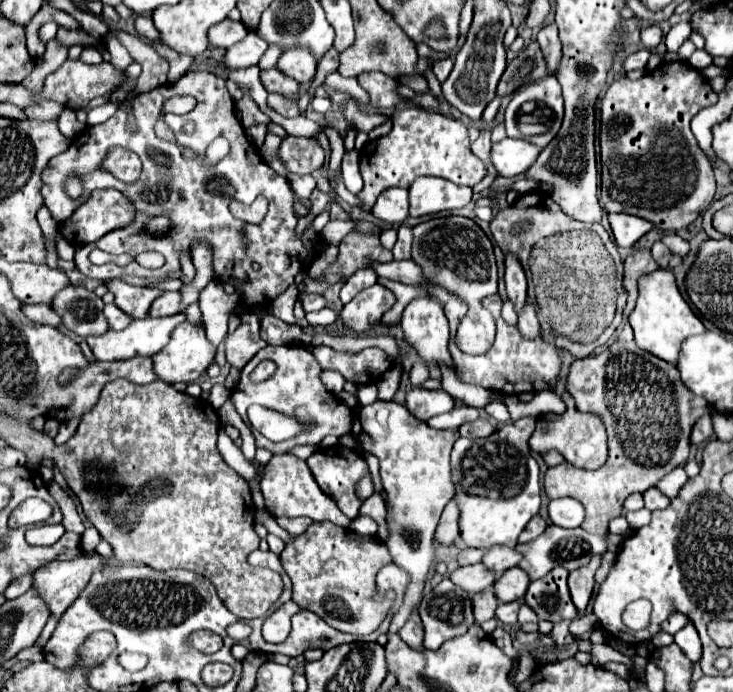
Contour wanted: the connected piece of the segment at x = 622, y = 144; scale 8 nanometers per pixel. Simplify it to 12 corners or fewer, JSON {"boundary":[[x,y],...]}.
{"boundary":[[685,61],[601,105],[601,205],[667,231],[713,201]]}

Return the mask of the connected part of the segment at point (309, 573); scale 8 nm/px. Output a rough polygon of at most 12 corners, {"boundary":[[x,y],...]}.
{"boundary":[[329,521],[285,545],[293,601],[357,637],[373,599],[385,543]]}

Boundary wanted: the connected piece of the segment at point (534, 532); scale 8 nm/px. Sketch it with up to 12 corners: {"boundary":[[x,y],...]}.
{"boundary":[[541,515],[527,523],[519,535],[519,543],[529,543],[547,529]]}

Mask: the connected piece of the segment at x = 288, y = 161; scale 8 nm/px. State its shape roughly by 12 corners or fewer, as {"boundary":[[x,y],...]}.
{"boundary":[[285,139],[277,156],[295,175],[311,175],[325,161],[321,145]]}

